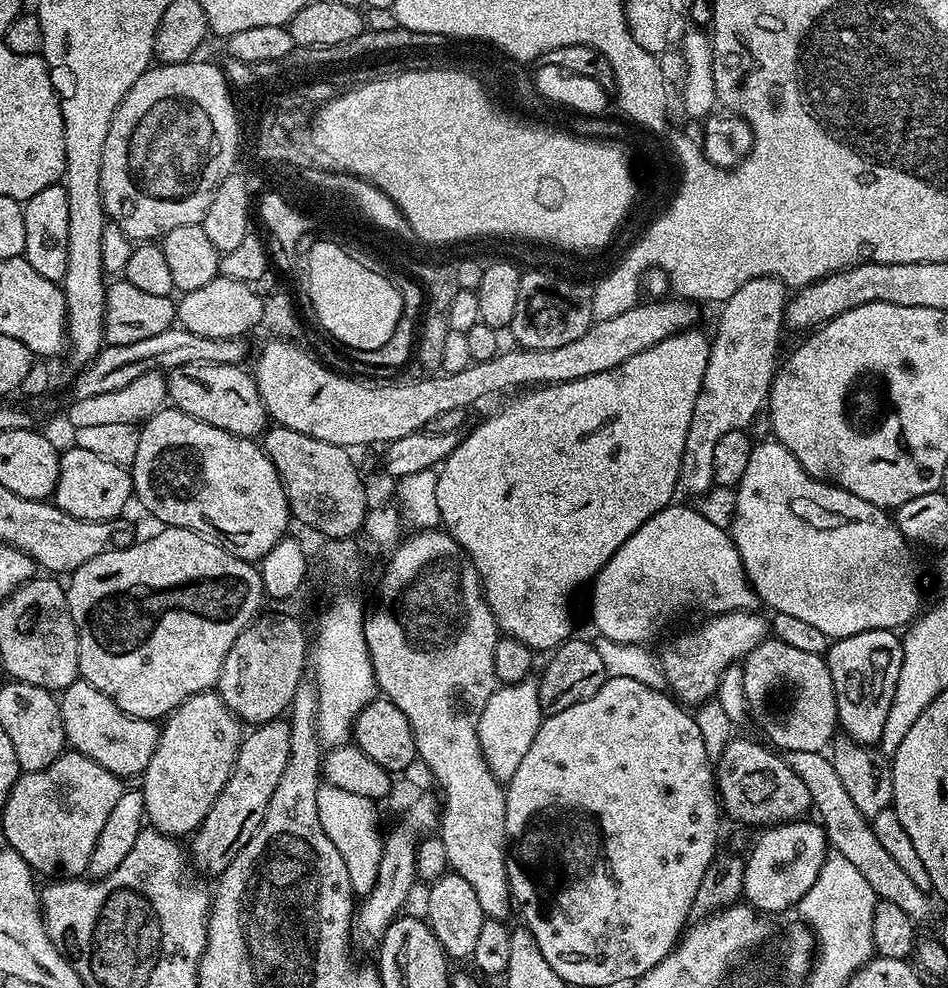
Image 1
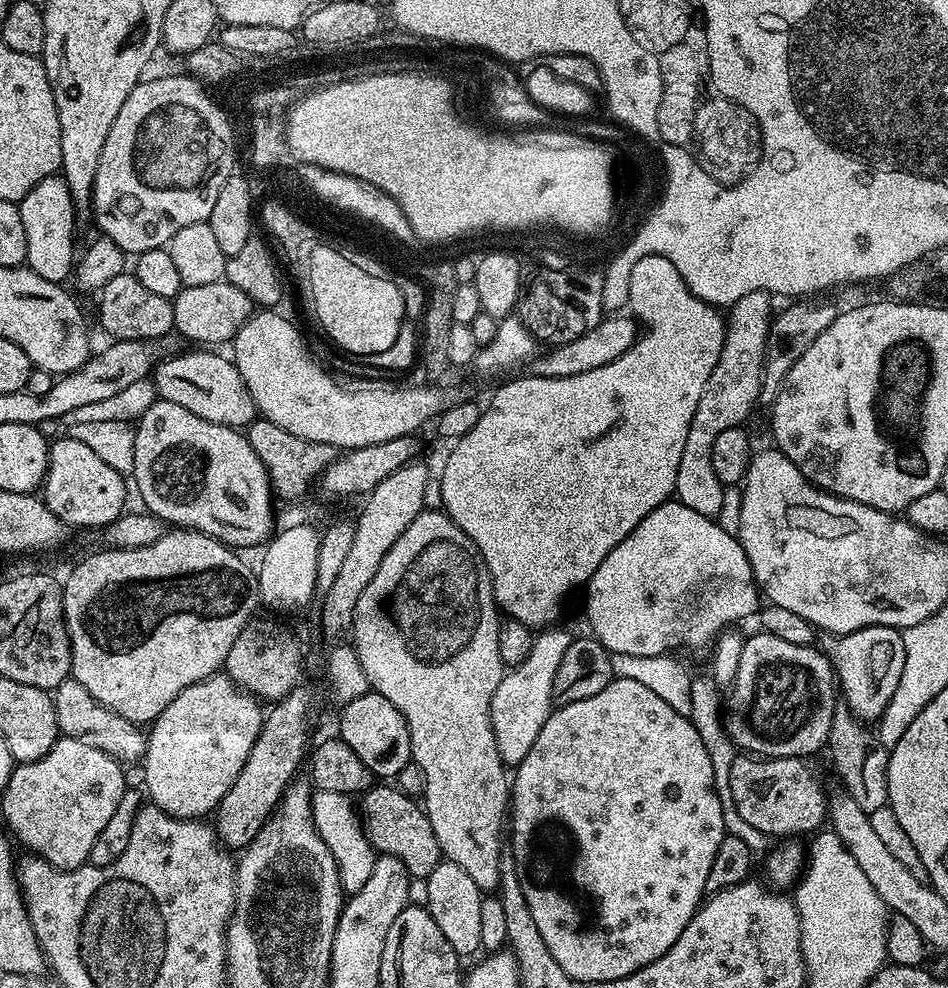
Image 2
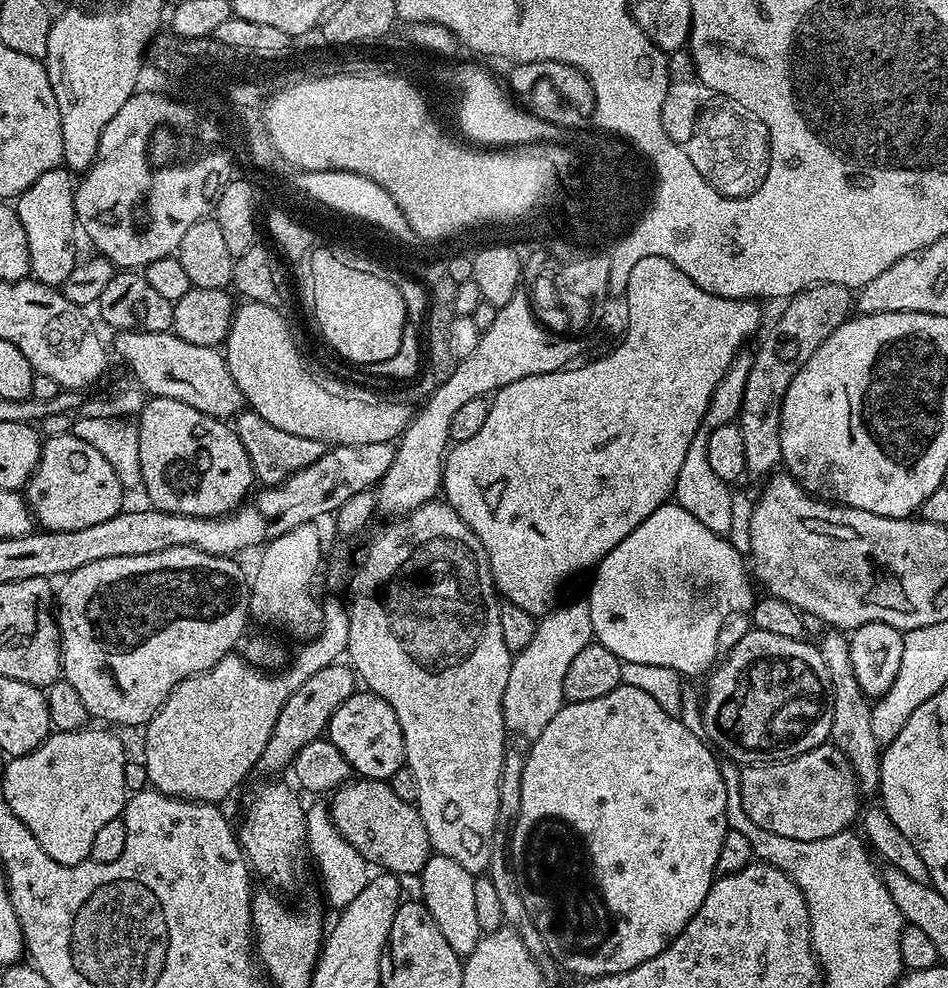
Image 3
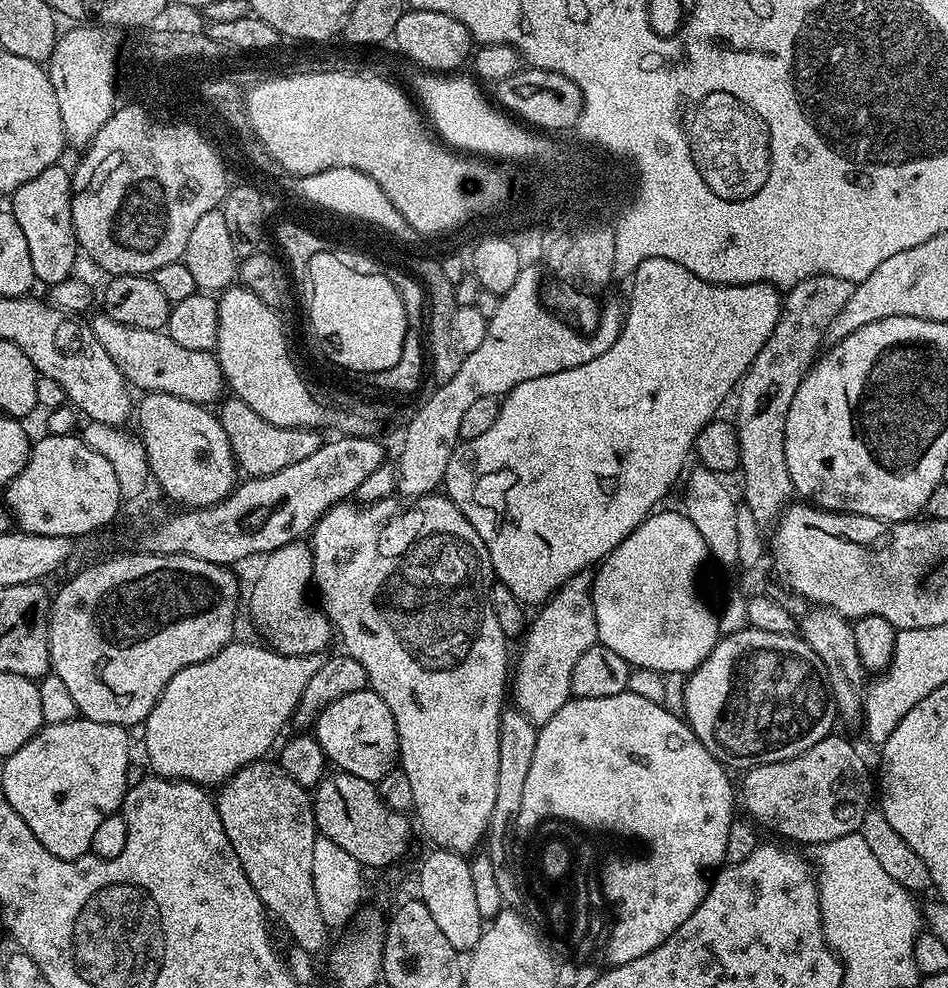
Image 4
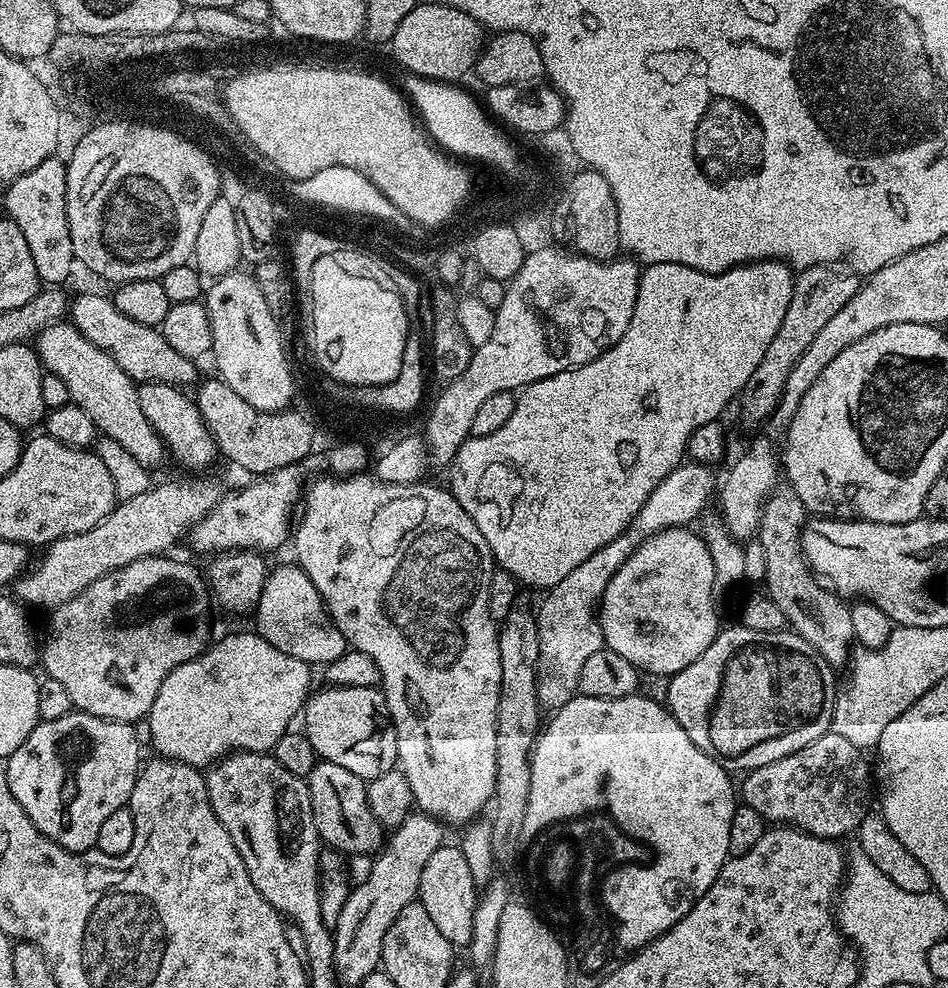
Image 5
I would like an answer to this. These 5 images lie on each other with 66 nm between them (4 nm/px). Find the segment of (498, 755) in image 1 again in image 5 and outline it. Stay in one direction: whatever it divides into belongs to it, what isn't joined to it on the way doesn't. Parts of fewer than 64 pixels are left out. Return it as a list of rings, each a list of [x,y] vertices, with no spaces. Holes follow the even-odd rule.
[[[681,463],[680,467],[675,468],[670,474],[666,474],[666,478],[662,478],[658,482],[658,486],[654,486],[650,498],[646,498],[642,510],[638,510],[638,514],[632,519],[630,526],[622,535],[614,538],[614,542],[606,542],[606,546],[602,546],[602,550],[590,554],[590,558],[586,558],[586,562],[581,562],[580,565],[574,566],[574,570],[570,570],[570,574],[566,574],[566,578],[562,578],[562,582],[558,582],[558,586],[547,589],[545,596],[548,597],[541,602],[540,612],[538,608],[535,613],[536,625],[538,626],[536,697],[545,709],[555,710],[560,708],[566,702],[570,702],[573,696],[577,695],[582,666],[586,666],[586,662],[590,659],[590,654],[599,652],[601,648],[605,647],[604,635],[600,629],[598,605],[600,599],[604,597],[604,591],[610,582],[610,578],[614,578],[614,574],[622,566],[622,562],[626,562],[626,558],[630,558],[633,550],[647,536],[658,534],[663,528],[679,528],[691,525],[693,523],[691,520],[694,519],[693,521],[695,521],[705,511],[703,508],[707,504],[708,498],[711,494],[713,497],[714,494],[712,472],[713,469],[707,464]]]

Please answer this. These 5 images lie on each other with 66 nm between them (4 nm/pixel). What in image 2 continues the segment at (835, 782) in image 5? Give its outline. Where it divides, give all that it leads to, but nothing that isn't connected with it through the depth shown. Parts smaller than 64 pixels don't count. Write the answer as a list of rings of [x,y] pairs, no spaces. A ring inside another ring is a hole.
[[[737,755],[730,769],[730,787],[738,814],[769,838],[800,838],[803,832],[815,833],[825,823],[829,801],[808,769],[809,761],[795,756],[757,758]]]

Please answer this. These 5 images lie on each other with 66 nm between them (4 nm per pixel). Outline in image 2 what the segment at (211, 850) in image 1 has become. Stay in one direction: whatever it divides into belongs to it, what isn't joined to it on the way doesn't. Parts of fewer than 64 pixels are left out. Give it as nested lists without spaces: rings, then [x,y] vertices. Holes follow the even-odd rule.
[[[306,684],[296,685],[271,708],[264,717],[258,742],[254,742],[251,747],[246,766],[242,766],[242,774],[234,778],[234,786],[226,790],[214,813],[216,834],[221,844],[229,850],[243,850],[255,840],[260,827],[275,813],[276,805],[288,785],[297,779],[299,772],[296,771],[299,768],[301,771],[306,760],[306,751],[310,746],[307,744],[308,727],[312,724],[310,714],[314,710],[313,690],[306,687]]]

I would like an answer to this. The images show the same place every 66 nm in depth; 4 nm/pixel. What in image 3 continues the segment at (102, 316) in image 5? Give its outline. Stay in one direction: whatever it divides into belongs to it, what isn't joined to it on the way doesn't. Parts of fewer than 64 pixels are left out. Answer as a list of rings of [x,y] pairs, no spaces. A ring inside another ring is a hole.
[[[171,330],[116,332],[114,338],[116,338],[117,354],[128,363],[133,378],[138,382],[136,384],[149,397],[174,398],[178,402],[186,402],[186,406],[194,406],[194,410],[202,410],[202,414],[210,414],[223,421],[235,417],[245,407],[246,401],[242,390],[238,390],[238,382],[234,382],[234,374],[230,374],[230,366],[225,362],[224,353],[219,347],[194,346],[194,342],[182,342]]]

